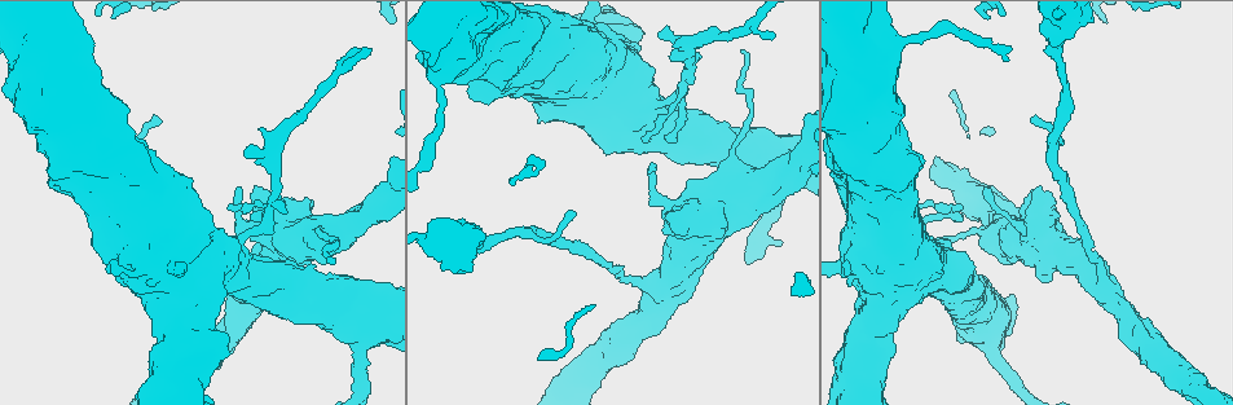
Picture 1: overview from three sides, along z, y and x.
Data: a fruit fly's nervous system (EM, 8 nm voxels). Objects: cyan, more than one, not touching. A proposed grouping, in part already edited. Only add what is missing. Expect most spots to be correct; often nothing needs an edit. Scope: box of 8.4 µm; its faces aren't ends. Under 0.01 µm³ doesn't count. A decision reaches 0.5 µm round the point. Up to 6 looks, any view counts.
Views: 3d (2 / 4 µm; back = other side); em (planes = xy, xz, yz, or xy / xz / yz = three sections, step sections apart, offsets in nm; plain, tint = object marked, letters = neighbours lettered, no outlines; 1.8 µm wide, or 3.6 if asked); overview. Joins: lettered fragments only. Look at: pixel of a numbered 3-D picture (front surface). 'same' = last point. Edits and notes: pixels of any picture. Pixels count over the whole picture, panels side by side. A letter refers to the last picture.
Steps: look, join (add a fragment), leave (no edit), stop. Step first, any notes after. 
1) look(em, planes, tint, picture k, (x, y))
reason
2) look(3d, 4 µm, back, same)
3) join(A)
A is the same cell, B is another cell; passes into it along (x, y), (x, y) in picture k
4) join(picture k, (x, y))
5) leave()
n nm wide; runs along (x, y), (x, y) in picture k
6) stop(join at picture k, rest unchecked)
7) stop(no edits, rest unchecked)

look(3d, 4 µm, picture 1, (1054, 34))
sharp bend

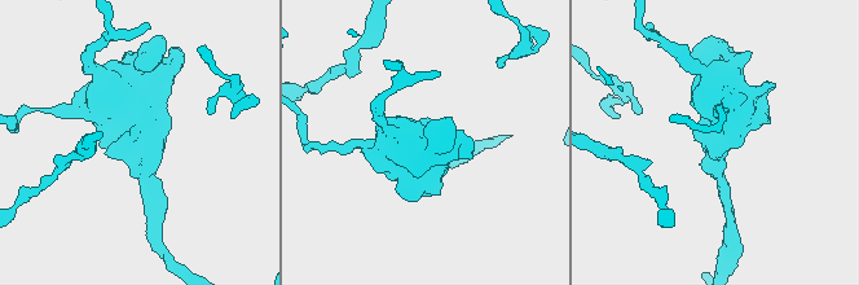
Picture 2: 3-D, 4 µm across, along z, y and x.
look(em, 3.6 µm, xz, step 4, letters, picture 2, (718, 140))
arms of 180, 700 nm

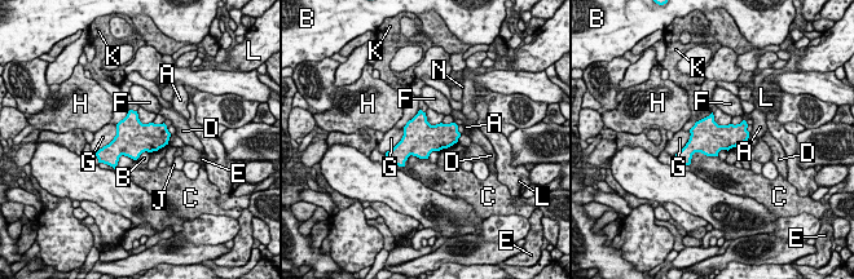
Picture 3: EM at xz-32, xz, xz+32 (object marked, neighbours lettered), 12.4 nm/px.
leave()
420 nm wide; A, B, C, D, E, F, G, H, J, K, L and N are other cells; border along (149, 151), (144, 151), (136, 159) in picture 3; no lettered fragment goes on from it

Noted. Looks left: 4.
look(em, planes, letters, picture 1, (658, 35))
branch stops here

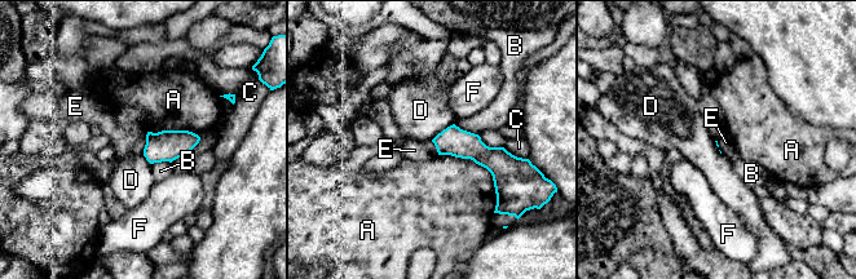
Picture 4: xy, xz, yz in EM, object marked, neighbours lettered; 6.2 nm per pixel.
leave()
A, B, C, D, E and F are other cells; none of them fits

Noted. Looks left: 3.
look(3d, 4 µm, picture 1, (915, 155))

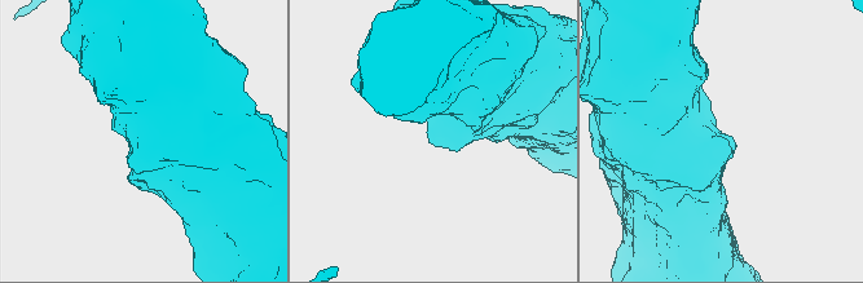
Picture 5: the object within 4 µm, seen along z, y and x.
look(em, 3.6 µm, planes, tint, picture 5, (428, 138))
now the EM

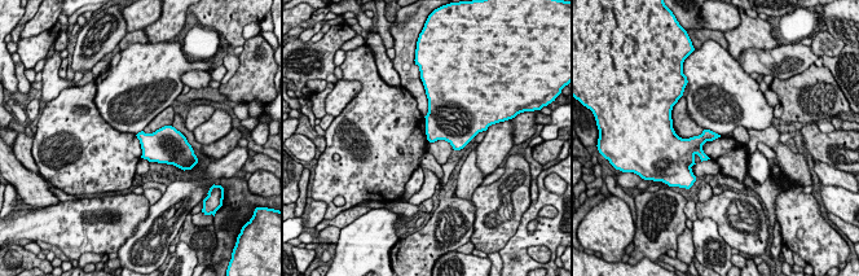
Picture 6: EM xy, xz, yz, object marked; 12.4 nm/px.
look(em, 3.6 µm, planes, letters, same)
what lies round it

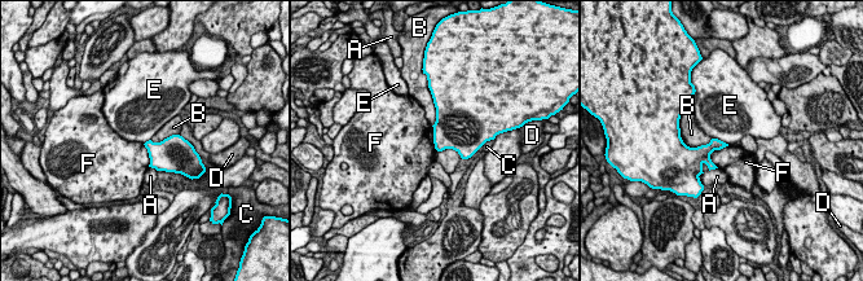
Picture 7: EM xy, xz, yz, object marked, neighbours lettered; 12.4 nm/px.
leave()
A, B, C, D, E and F are other cells; border along (729, 145), (710, 154), (717, 167) in picture 7; no lettered fragment goes on from it

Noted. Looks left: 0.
stop(no edits, rest unchecked)

